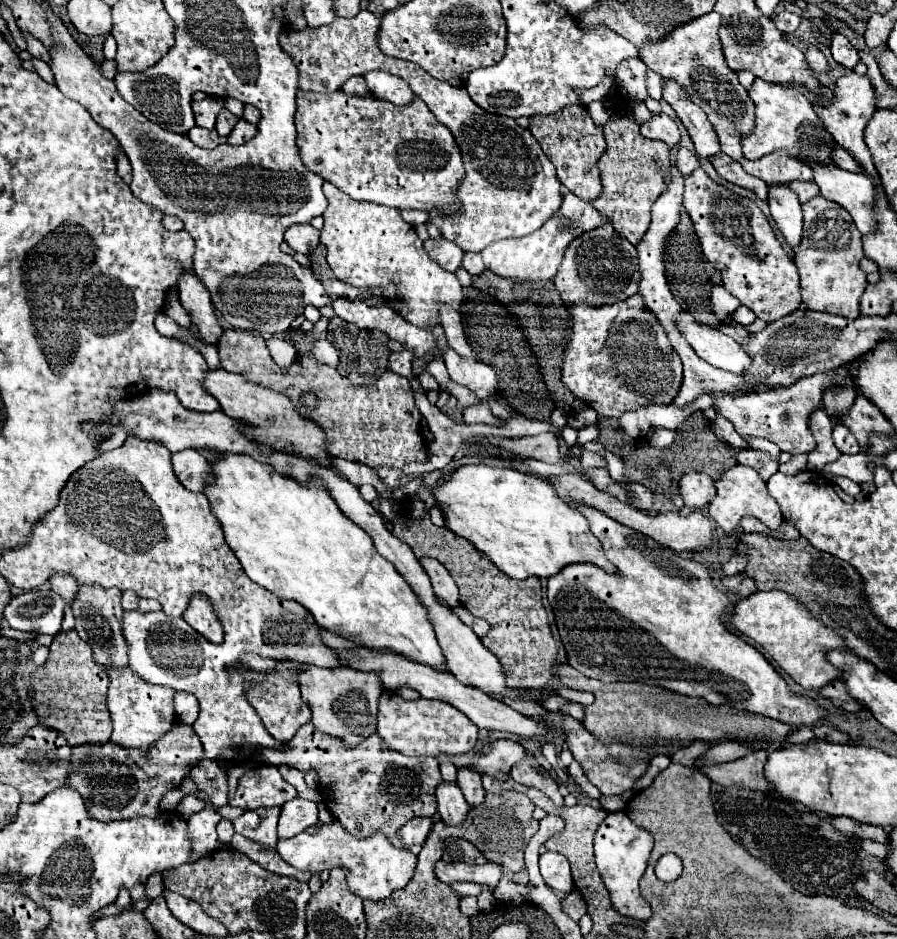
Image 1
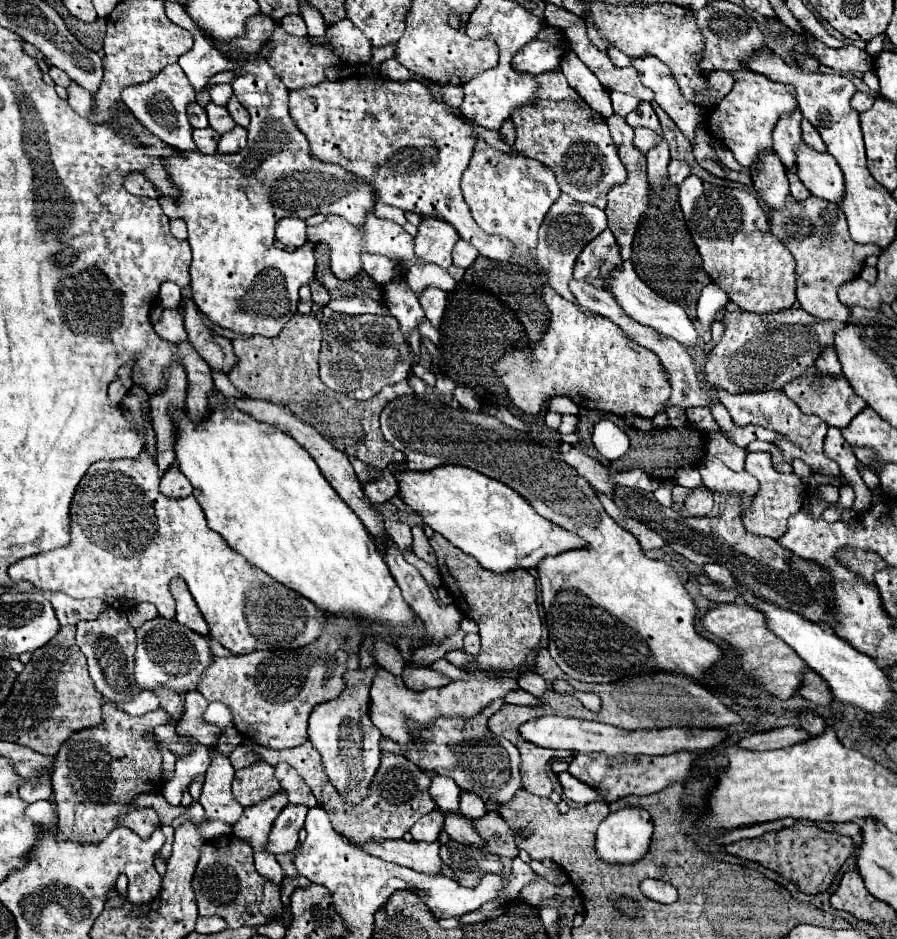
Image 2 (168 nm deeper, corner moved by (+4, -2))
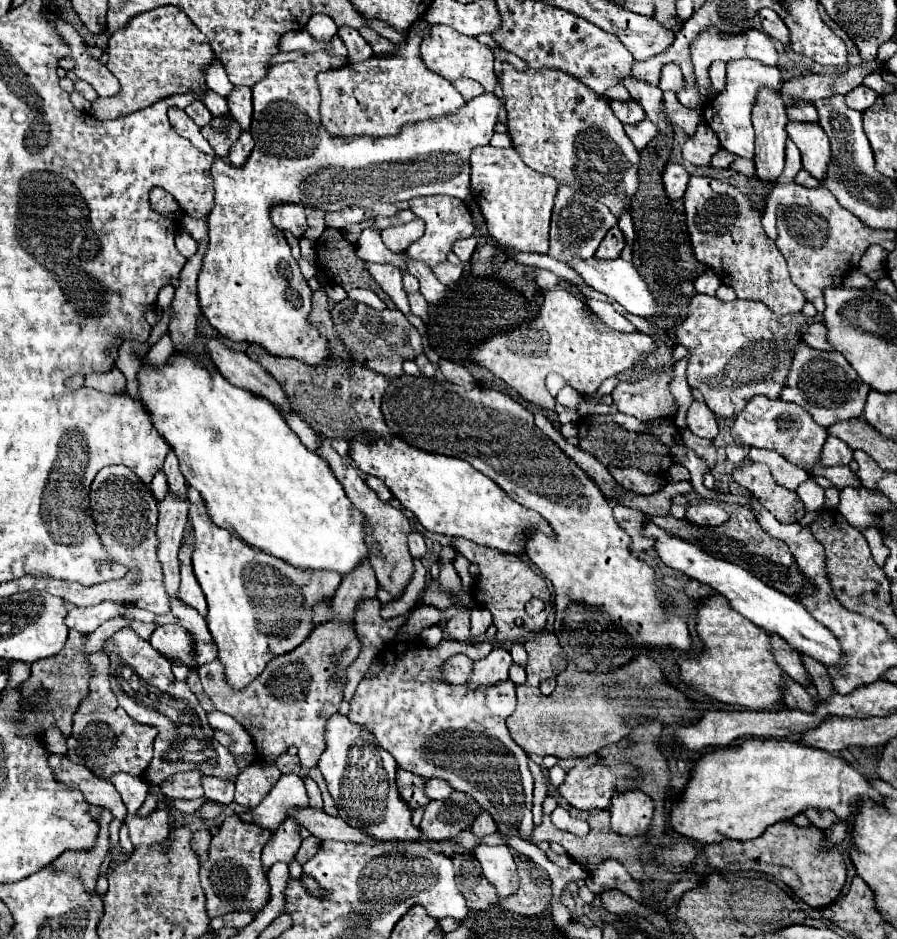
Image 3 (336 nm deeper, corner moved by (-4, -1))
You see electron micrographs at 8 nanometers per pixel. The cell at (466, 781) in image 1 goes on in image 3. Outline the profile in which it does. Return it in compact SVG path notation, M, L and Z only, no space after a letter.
M480 813L478 815L478 819L472 823L472 827L470 827L470 831L476 835L476 837L486 837L486 835L492 835L492 833L496 833L496 823L492 821L492 817L490 817L490 813Z

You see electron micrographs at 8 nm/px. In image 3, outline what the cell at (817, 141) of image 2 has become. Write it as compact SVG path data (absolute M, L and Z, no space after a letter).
M788 103L788 119L818 123L818 113L814 103Z

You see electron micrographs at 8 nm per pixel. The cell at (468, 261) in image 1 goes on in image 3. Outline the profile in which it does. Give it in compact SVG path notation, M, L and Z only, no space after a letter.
M468 237L468 239L460 239L458 243L454 243L452 251L460 257L460 261L470 261L472 253L476 249L476 237Z

